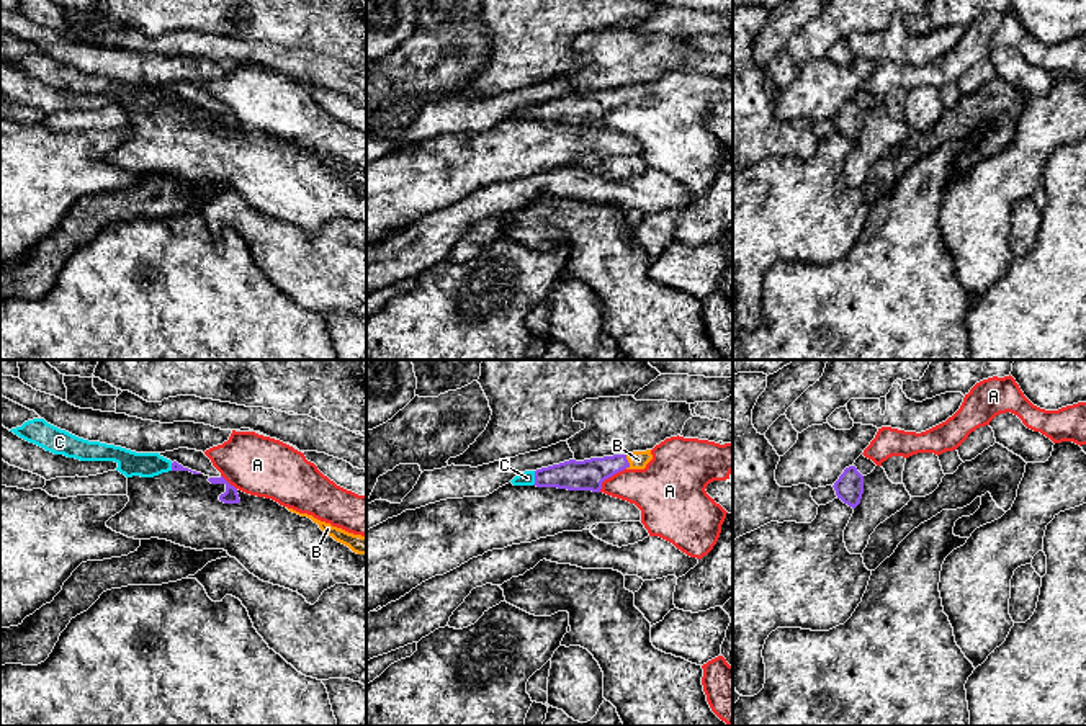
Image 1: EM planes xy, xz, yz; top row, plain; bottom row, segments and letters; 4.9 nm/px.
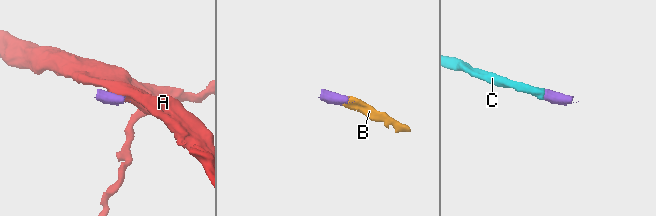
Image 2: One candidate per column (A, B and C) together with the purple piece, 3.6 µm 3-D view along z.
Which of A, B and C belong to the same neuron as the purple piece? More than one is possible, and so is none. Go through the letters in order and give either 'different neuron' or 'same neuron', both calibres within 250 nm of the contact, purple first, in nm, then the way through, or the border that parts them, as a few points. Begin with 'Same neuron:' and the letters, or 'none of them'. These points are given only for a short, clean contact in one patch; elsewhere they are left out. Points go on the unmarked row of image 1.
Same neuron: B, C
A: different neuron | 150/260 nm | along xz (625, 102), (609, 110), (599, 125)
B: same neuron | 150/90 nm | across xz (587, 108), (609, 98), (627, 95), (638, 94)
C: same neuron | 150/70 nm | across xz (571, 108), (535, 112), (527, 112)

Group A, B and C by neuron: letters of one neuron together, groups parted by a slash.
A / B C

